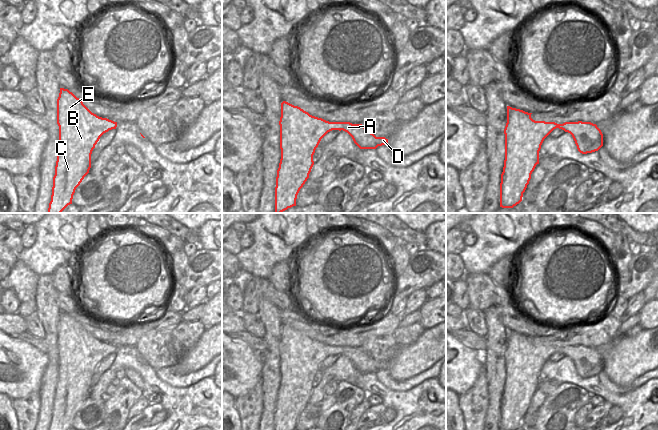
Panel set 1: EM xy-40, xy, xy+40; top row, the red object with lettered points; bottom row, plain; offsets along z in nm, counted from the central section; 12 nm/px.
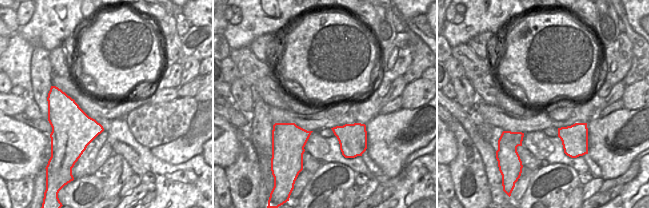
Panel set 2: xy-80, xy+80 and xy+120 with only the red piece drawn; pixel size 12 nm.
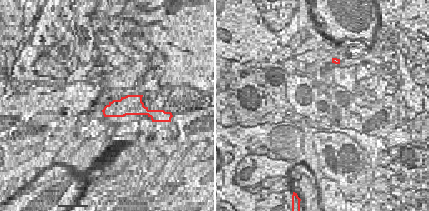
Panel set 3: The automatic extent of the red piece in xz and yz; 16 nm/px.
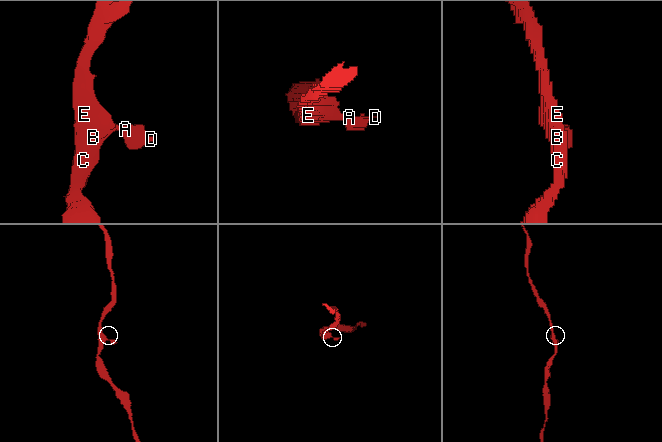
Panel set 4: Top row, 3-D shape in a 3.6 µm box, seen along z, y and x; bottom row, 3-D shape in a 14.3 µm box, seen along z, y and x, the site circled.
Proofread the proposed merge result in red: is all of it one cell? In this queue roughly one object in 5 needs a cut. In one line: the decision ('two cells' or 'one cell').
one cell

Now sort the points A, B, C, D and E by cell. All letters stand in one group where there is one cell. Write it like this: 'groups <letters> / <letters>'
groups A B C D E

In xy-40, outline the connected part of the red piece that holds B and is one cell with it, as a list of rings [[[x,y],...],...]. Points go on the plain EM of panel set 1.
[[[60,312],[57,323],[57,348],[59,350],[59,375],[53,401],[49,430],[68,430],[73,419],[91,392],[91,378],[100,361],[116,353],[117,346],[92,337],[83,326],[68,313]]]

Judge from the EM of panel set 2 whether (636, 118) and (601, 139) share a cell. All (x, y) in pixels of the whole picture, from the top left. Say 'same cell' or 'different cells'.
same cell

